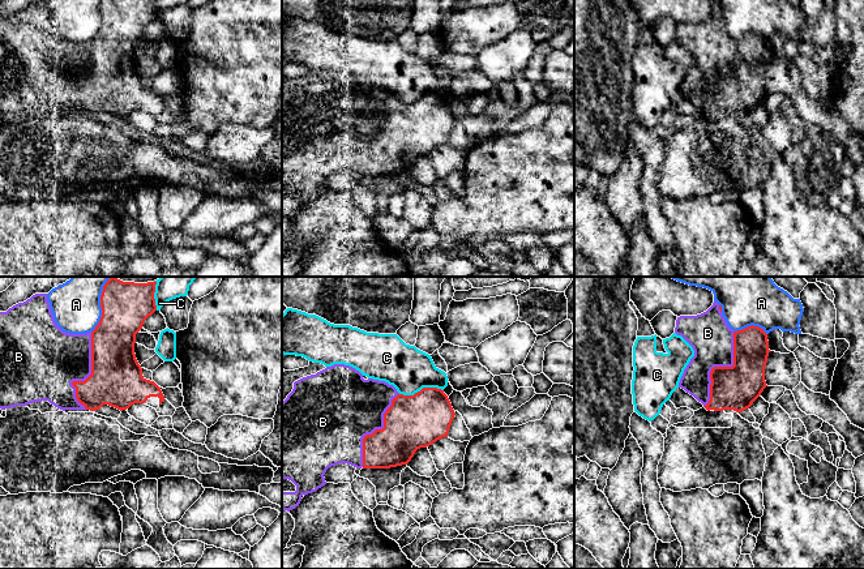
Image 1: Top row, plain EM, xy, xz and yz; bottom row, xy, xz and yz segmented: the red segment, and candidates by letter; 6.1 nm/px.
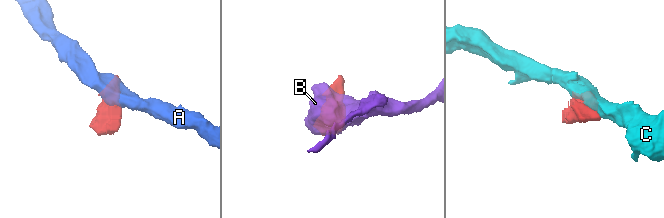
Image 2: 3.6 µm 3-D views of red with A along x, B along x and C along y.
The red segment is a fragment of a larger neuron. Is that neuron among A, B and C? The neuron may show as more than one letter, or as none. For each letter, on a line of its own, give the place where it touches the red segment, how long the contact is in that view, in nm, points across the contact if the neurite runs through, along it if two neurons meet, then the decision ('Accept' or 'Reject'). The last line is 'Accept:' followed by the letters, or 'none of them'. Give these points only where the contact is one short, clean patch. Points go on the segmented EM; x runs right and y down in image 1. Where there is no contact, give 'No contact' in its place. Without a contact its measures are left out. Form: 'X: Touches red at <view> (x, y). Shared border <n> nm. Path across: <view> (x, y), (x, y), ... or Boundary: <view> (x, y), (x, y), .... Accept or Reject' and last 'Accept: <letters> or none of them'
A: Touches red at xy (101, 304). Shared border 360 nm. Reject
B: Touches red at yz (719, 367). Shared border 500 nm. Accept
C: Touches red at xz (422, 389). Shared border 280 nm. Reject
Accept: B

